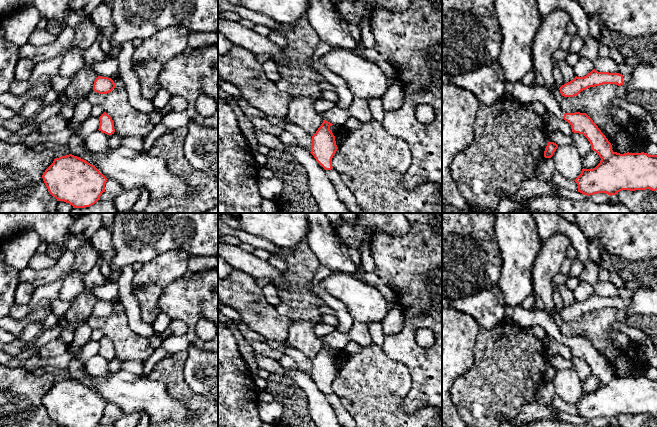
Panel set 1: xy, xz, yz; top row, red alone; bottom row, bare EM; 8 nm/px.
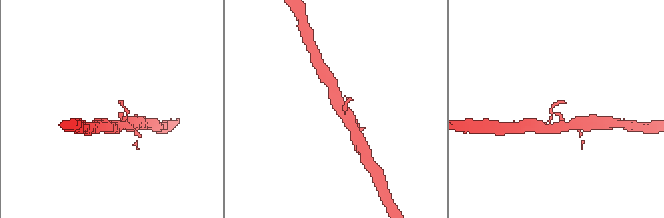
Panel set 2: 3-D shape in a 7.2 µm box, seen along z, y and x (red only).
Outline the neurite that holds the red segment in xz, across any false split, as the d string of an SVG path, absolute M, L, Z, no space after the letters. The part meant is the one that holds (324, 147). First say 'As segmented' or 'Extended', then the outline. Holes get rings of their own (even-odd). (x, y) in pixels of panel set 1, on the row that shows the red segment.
As segmented. M323 120L321 126L312 136L310 153L325 170L331 170L333 168L332 158L338 149L335 136L330 130L332 125L332 123Z

